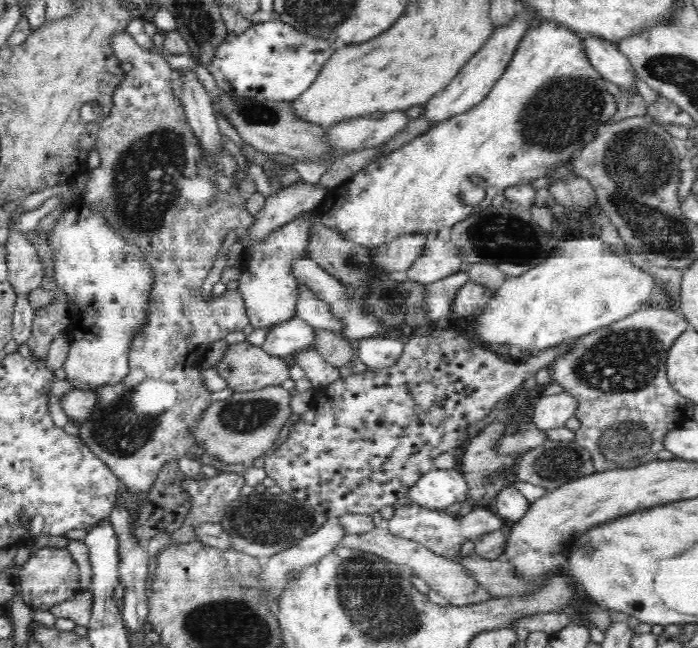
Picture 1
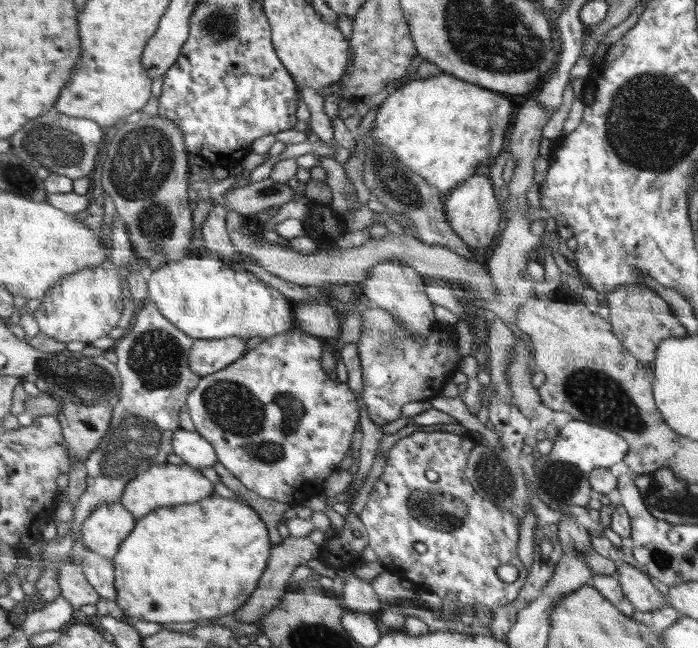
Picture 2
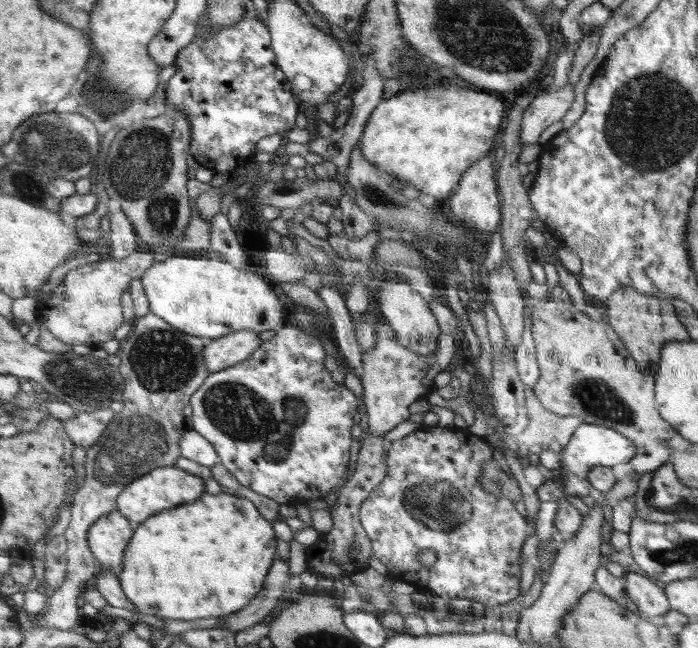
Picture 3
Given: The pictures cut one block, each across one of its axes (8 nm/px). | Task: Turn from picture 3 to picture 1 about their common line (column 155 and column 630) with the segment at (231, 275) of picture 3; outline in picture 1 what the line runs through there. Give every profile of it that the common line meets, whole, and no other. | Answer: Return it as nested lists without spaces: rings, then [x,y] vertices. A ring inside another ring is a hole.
[[[569,238],[556,246],[556,254],[538,264],[536,268],[524,272],[522,276],[512,276],[502,283],[494,296],[484,305],[484,312],[474,324],[474,332],[480,340],[488,344],[508,344],[518,350],[544,350],[577,340],[589,332],[608,327],[626,315],[634,314],[644,303],[657,303],[678,310],[678,298],[669,298],[650,275],[634,266],[627,258],[618,256],[611,247],[600,238]]]

